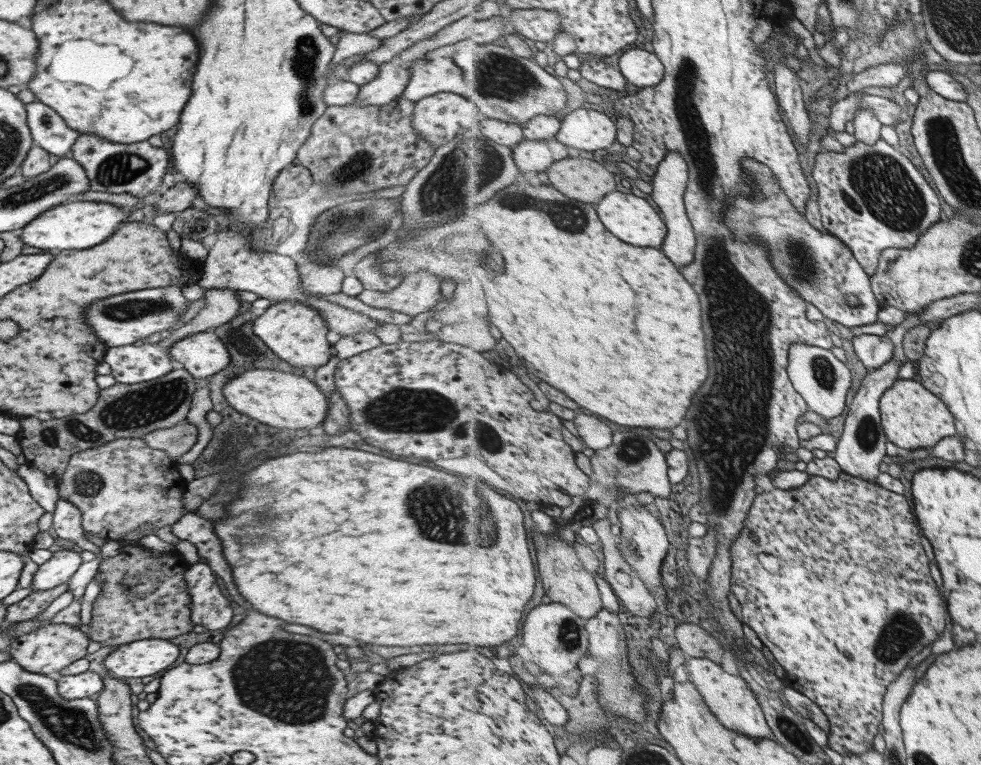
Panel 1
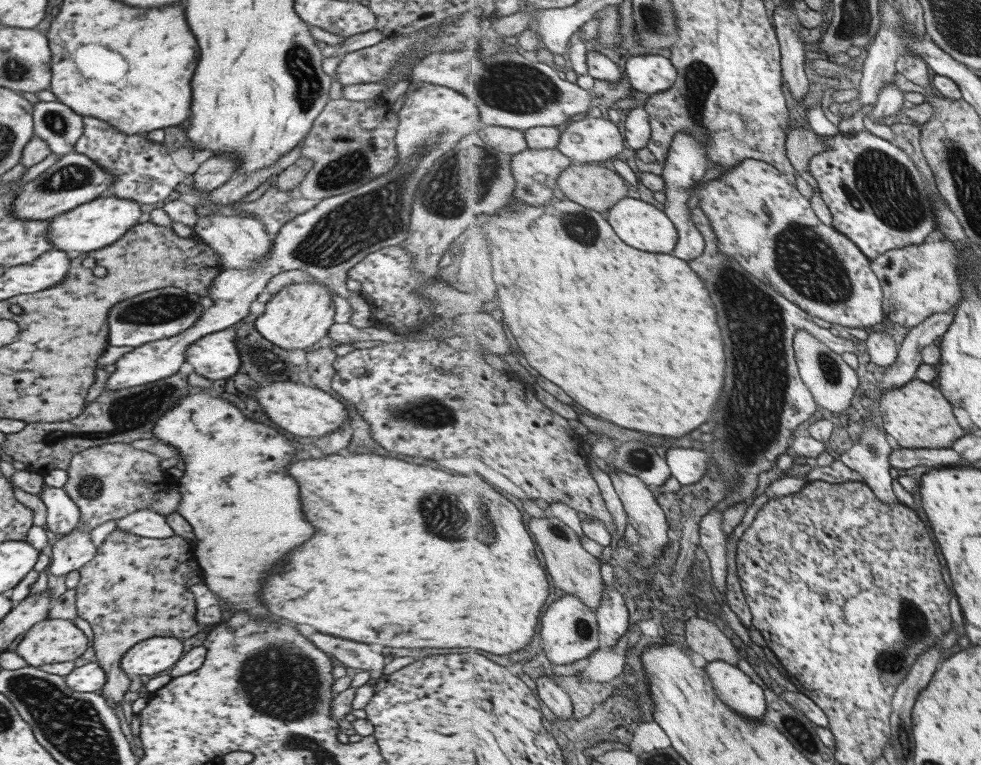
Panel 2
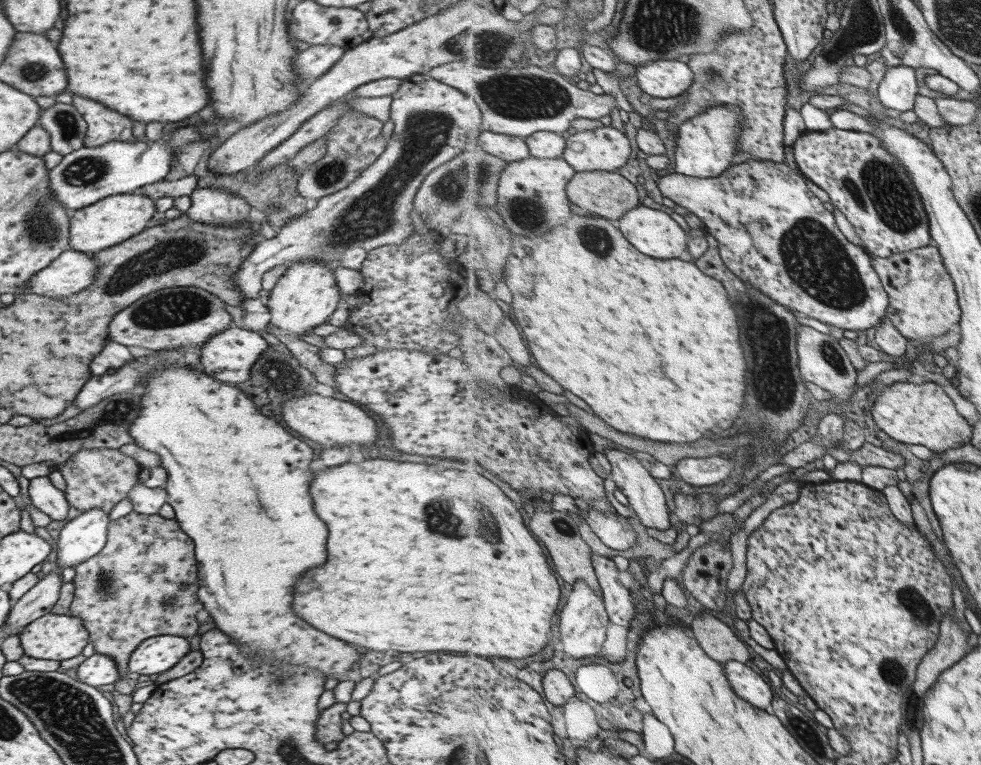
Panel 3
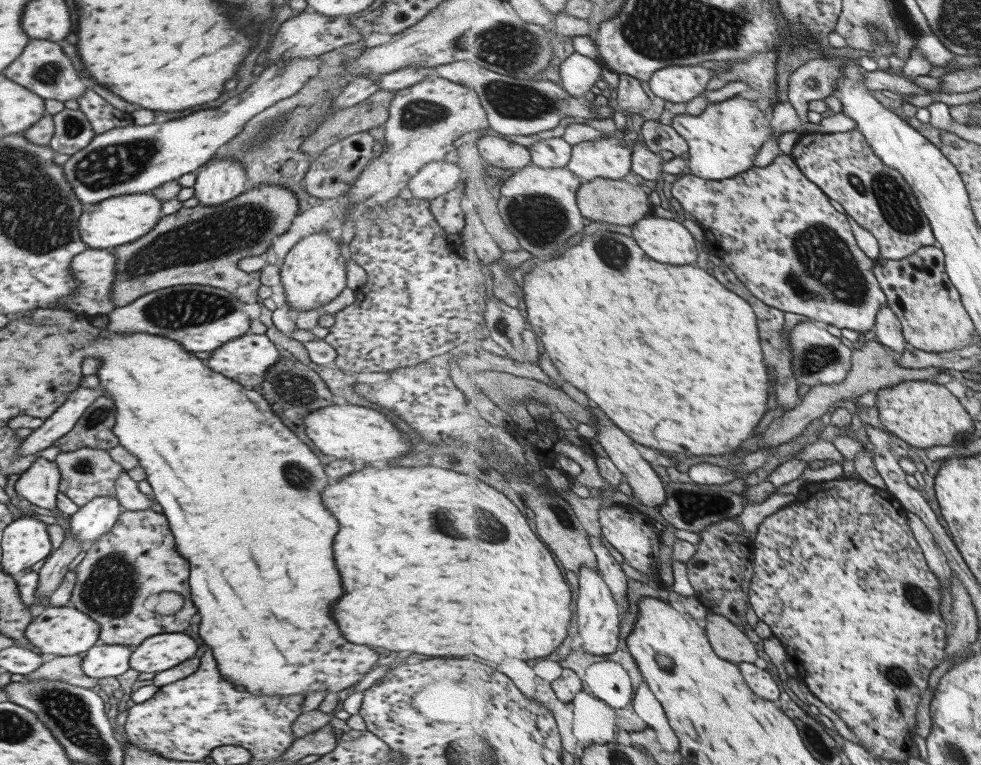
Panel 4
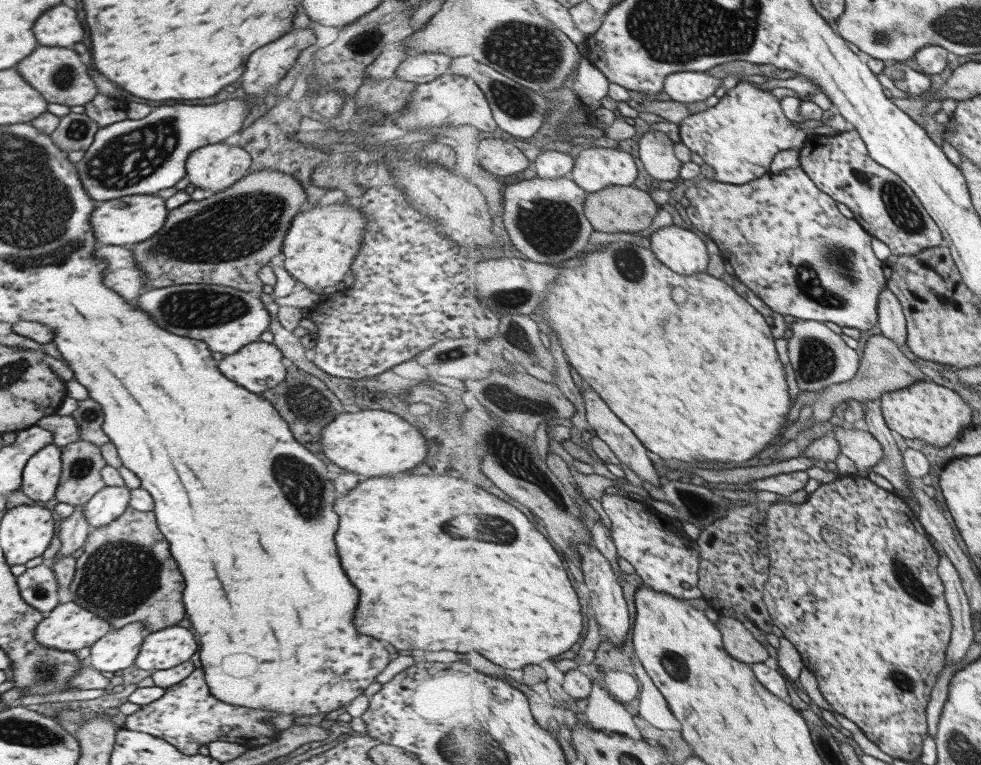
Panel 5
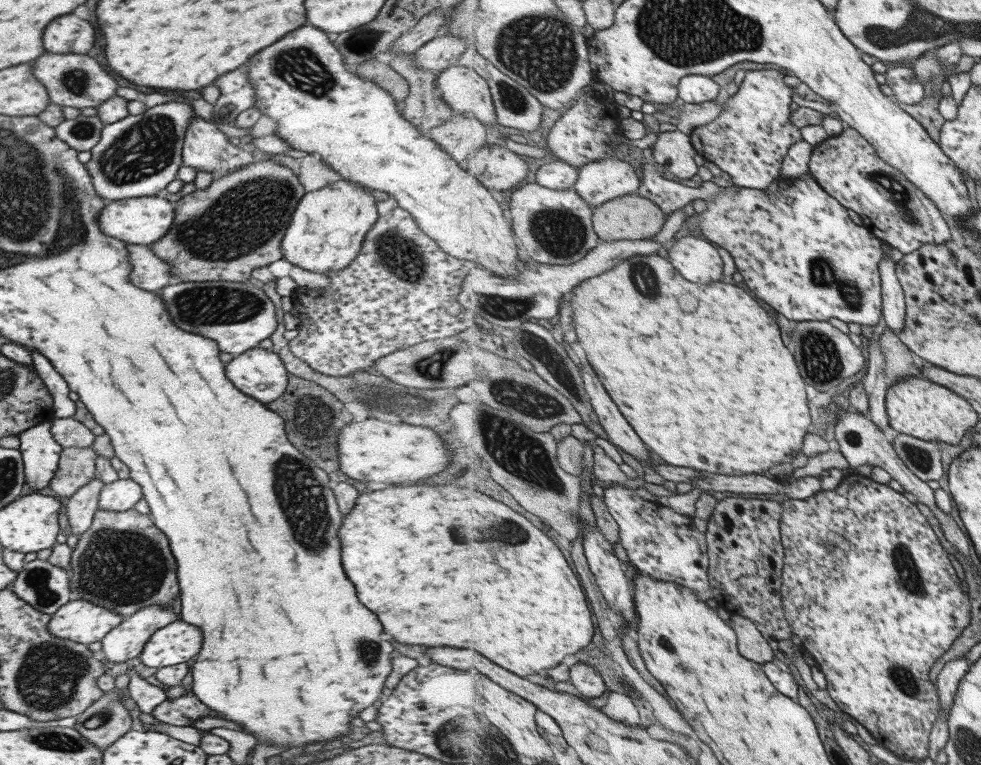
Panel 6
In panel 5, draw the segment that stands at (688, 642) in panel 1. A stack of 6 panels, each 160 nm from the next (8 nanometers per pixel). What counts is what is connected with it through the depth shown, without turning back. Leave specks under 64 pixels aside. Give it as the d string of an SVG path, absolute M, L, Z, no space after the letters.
M721 618L718 620L718 627L722 630L724 645L731 656L735 656L741 662L753 665L769 660L769 652L748 628L735 618Z

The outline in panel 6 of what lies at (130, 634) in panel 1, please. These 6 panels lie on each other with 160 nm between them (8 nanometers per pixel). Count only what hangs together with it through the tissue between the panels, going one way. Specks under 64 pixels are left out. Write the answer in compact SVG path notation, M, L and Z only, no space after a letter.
M97 509L89 526L77 536L77 543L70 554L70 598L84 600L112 610L122 618L132 615L139 608L149 605L171 607L178 595L176 562L168 547L167 537L153 524L149 515L134 509L119 512Z

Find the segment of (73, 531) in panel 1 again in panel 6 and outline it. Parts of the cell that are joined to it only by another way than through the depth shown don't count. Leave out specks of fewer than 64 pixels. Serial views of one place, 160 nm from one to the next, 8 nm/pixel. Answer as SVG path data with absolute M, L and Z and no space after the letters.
M51 421L40 422L17 435L24 482L37 492L48 485L57 468L62 447L53 440Z

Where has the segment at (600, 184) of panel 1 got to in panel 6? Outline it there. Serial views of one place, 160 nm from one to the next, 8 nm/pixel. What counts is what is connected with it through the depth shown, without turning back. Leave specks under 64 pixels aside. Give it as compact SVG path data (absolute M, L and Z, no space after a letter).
M628 194L605 202L594 209L594 230L603 241L650 239L665 226L666 212L649 198Z

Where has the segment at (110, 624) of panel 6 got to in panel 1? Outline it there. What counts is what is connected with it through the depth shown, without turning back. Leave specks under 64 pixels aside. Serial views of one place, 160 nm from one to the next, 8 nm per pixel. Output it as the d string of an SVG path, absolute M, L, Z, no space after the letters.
M47 623L27 634L13 638L5 651L27 672L56 676L59 670L86 655L90 641L78 627L63 623Z

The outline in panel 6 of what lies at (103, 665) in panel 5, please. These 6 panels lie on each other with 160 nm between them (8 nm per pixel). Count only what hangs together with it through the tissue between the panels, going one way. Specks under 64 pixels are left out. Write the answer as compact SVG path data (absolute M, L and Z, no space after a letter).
M149 605L126 616L101 640L101 650L109 662L125 662L135 658L155 630L175 622L177 614L171 607Z

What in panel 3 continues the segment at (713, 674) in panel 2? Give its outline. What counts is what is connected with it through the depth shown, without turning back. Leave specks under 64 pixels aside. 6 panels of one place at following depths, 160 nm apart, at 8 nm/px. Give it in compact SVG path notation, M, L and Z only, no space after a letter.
M739 661L727 662L725 670L735 692L741 698L769 712L769 708L773 706L773 689L769 686L769 682L774 680L772 677L759 670L755 672L753 668Z

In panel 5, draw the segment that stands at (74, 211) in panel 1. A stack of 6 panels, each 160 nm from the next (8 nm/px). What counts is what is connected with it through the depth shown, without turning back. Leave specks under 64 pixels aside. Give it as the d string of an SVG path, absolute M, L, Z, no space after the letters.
M134 194L96 204L90 212L89 222L97 240L96 245L131 247L155 235L163 226L167 213L162 198L154 194Z

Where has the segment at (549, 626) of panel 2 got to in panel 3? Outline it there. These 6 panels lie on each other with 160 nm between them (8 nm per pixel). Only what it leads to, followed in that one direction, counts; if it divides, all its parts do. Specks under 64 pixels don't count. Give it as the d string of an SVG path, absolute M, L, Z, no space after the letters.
M578 580L572 588L565 603L565 608L561 610L559 631L559 647L573 658L587 659L590 656L598 656L603 650L603 644L607 640L607 626L609 626L610 616L606 609L606 602L602 596L598 595L588 585L586 580Z

